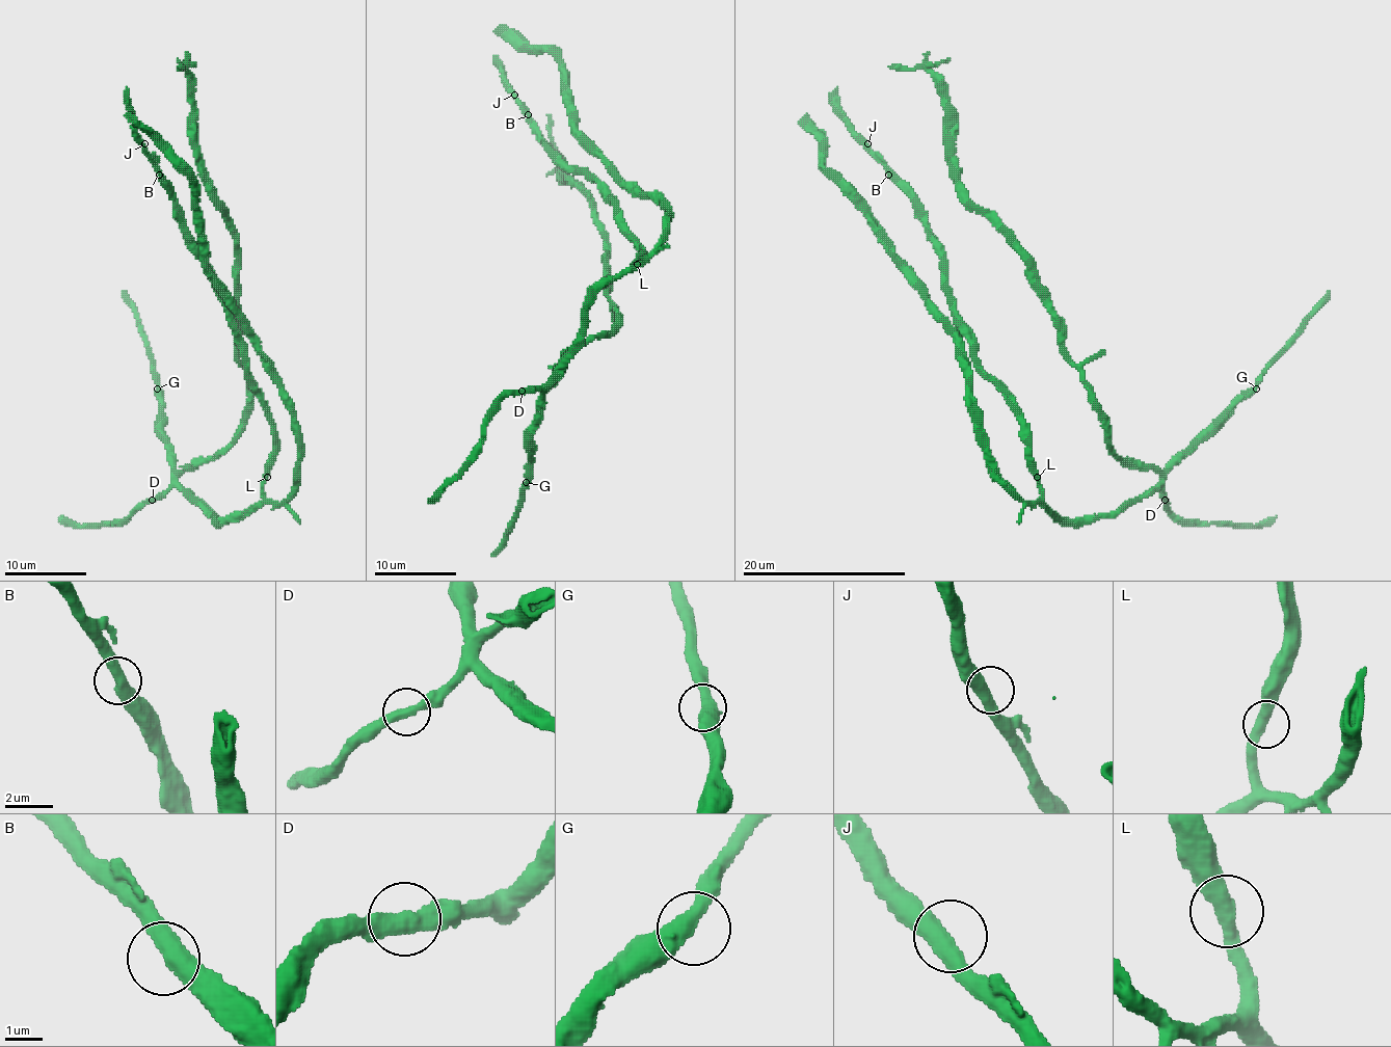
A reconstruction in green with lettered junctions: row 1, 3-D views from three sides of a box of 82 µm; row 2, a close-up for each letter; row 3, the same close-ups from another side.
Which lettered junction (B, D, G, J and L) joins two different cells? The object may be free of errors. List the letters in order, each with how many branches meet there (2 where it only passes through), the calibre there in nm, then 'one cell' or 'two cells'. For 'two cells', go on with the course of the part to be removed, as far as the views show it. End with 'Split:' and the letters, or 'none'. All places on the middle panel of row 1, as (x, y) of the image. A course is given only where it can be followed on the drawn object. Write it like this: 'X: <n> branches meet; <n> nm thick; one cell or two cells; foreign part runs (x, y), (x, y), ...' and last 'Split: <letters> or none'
B: 2 branches meet; 460 nm thick; one cell
D: 2 branches meet; 460 nm thick; one cell
G: 2 branches meet; 480 nm thick; one cell
J: 2 branches meet; 460 nm thick; one cell
L: 2 branches meet; 440 nm thick; one cell
Split: none

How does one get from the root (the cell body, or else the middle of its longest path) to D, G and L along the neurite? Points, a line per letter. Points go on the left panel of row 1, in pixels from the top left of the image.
D: (208, 513), (176, 487), (169, 487), (153, 499)
G: (208, 513), (178, 481), (174, 446), (163, 430), (163, 395), (157, 388)
L: (208, 513), (220, 519), (231, 519), (250, 509), (263, 499), (267, 477)

